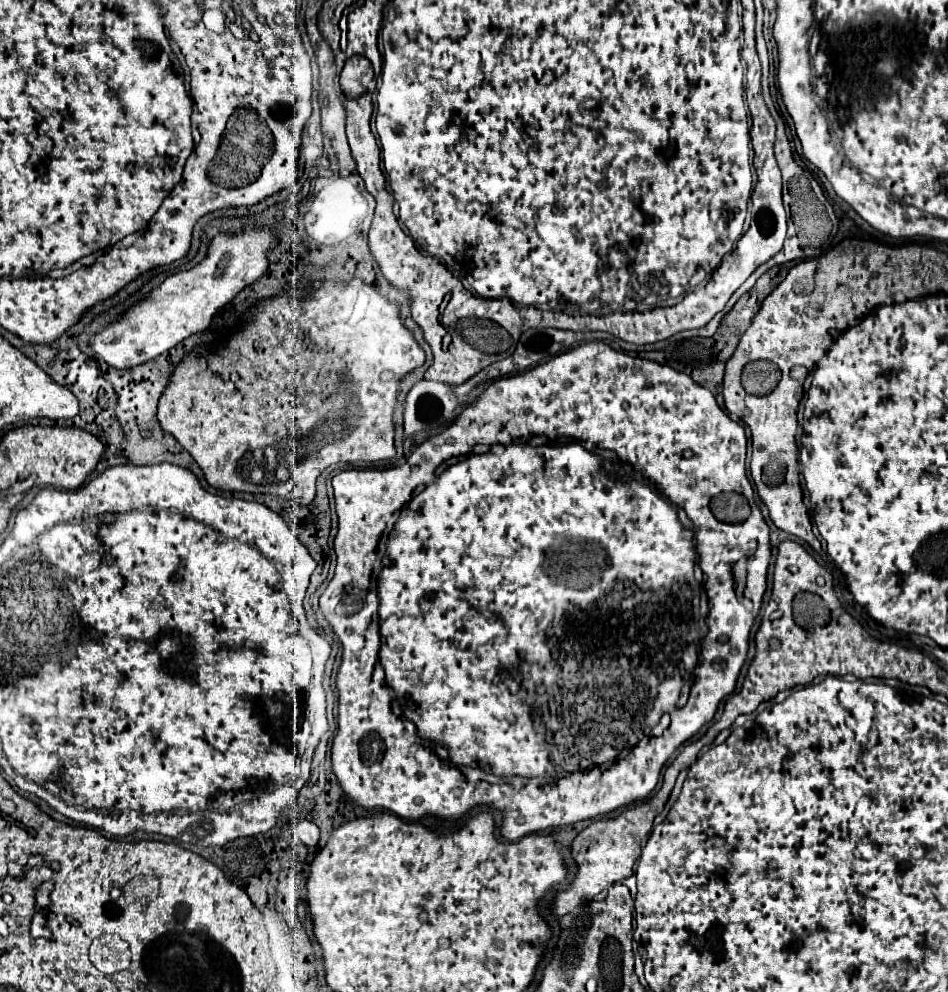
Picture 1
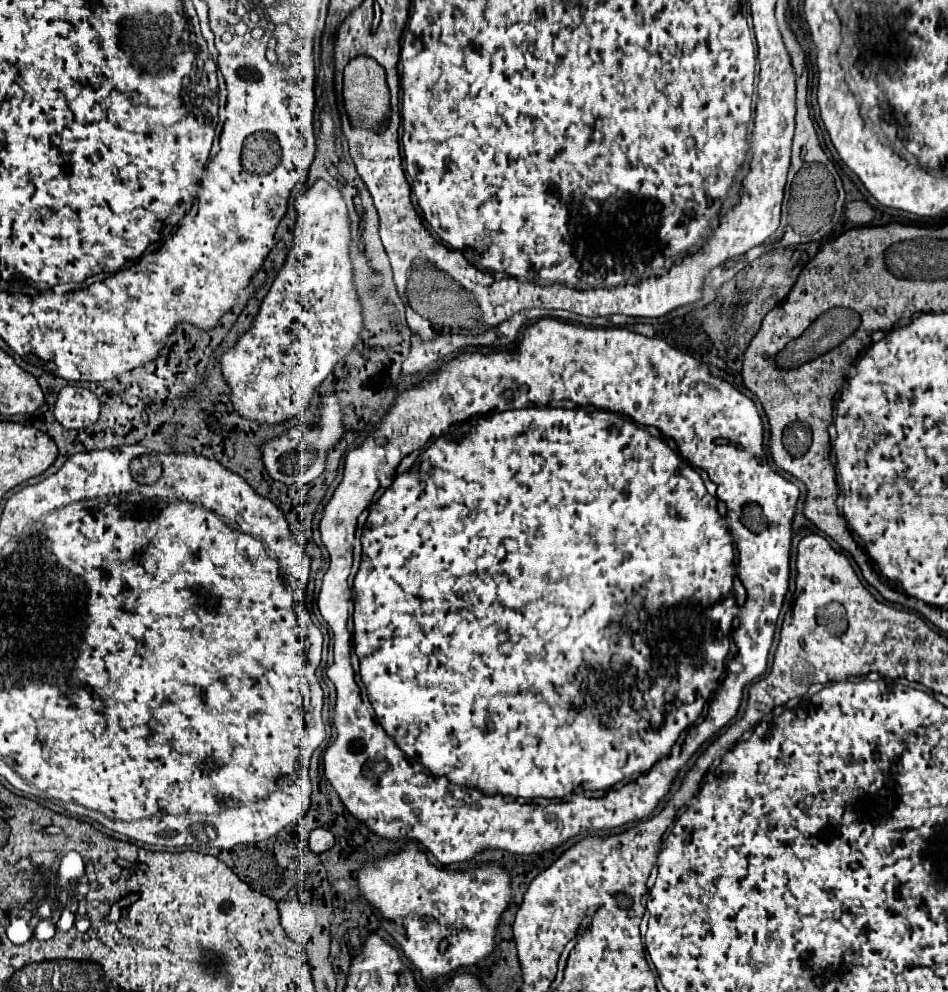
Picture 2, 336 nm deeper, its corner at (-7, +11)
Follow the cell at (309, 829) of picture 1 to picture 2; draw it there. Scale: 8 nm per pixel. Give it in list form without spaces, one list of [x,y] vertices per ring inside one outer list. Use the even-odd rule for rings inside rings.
[[[317,827],[311,831],[311,837],[309,837],[309,847],[313,853],[323,853],[327,849],[333,847],[333,833],[323,829],[323,827]]]

